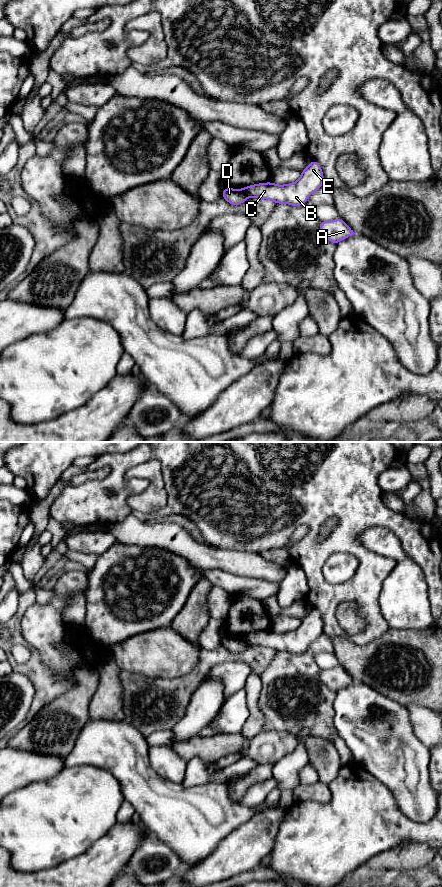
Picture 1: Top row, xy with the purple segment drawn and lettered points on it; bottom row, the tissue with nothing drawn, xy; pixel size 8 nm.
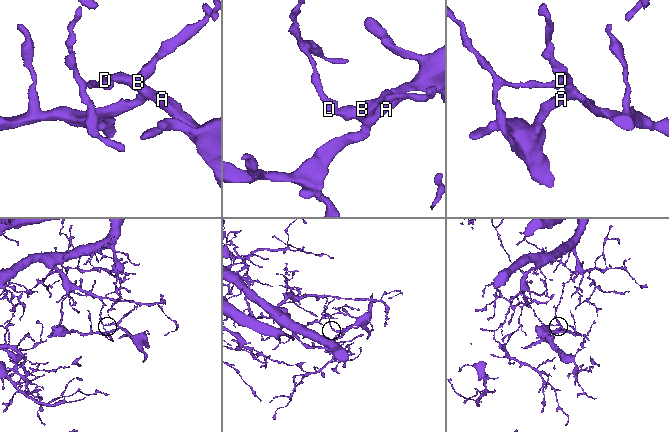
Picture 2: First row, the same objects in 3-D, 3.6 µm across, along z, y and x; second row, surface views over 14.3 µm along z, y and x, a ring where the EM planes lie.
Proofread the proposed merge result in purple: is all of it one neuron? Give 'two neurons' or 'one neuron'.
two neurons

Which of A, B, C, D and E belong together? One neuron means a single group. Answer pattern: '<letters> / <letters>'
A B C E / D

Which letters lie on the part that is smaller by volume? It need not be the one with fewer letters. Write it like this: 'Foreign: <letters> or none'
Foreign: A, B, C, E

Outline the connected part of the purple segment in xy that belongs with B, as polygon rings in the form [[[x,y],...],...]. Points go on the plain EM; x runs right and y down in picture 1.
[[[312,608],[293,631],[277,633],[273,630],[258,631],[240,637],[248,646],[271,648],[276,652],[303,654],[308,644],[324,633],[322,616],[318,609]]]

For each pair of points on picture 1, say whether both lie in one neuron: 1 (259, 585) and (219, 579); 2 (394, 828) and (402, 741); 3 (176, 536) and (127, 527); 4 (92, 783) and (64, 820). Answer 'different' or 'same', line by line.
1: same
2: different
3: same
4: same

